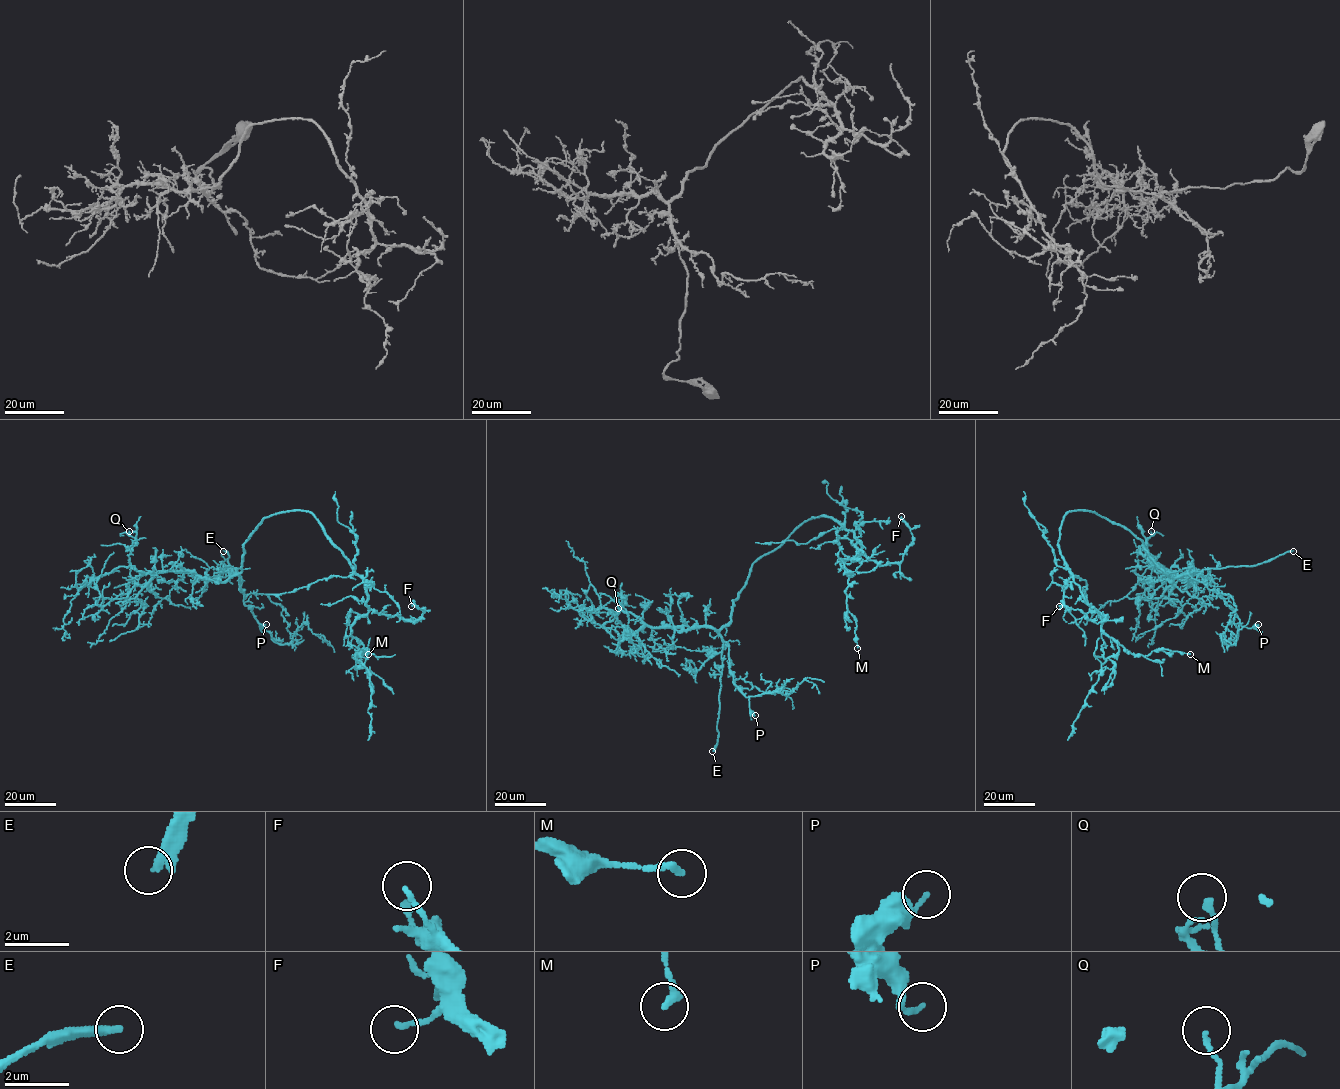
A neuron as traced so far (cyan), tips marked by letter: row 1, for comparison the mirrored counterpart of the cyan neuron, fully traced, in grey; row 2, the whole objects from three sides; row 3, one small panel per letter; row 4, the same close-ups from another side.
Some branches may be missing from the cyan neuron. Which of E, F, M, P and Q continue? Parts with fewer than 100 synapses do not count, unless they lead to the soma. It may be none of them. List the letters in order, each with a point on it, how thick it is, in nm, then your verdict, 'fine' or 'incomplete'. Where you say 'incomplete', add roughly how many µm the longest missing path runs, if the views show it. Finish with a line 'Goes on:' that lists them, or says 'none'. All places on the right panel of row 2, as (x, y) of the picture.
E: place (1293, 551); calibre 320 nm; incomplete; missing 35 µm
F: place (1059, 606); calibre 140 nm; fine
M: place (1190, 654); calibre 220 nm; fine
P: place (1258, 624); calibre 140 nm; fine
Q: place (1151, 531); calibre 140 nm; fine
Goes on: E

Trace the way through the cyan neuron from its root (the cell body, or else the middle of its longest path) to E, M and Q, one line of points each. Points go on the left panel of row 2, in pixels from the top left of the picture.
E: (271, 515), (259, 523), (244, 544), (241, 570), (231, 577), (232, 568), (227, 562), (228, 554), (223, 551)
M: (271, 515), (309, 511), (362, 579), (368, 612), (351, 635), (359, 643), (356, 656), (368, 654)
Q: (271, 515), (244, 544), (241, 570), (223, 582), (188, 571), (136, 570), (129, 563), (136, 539), (129, 531)

